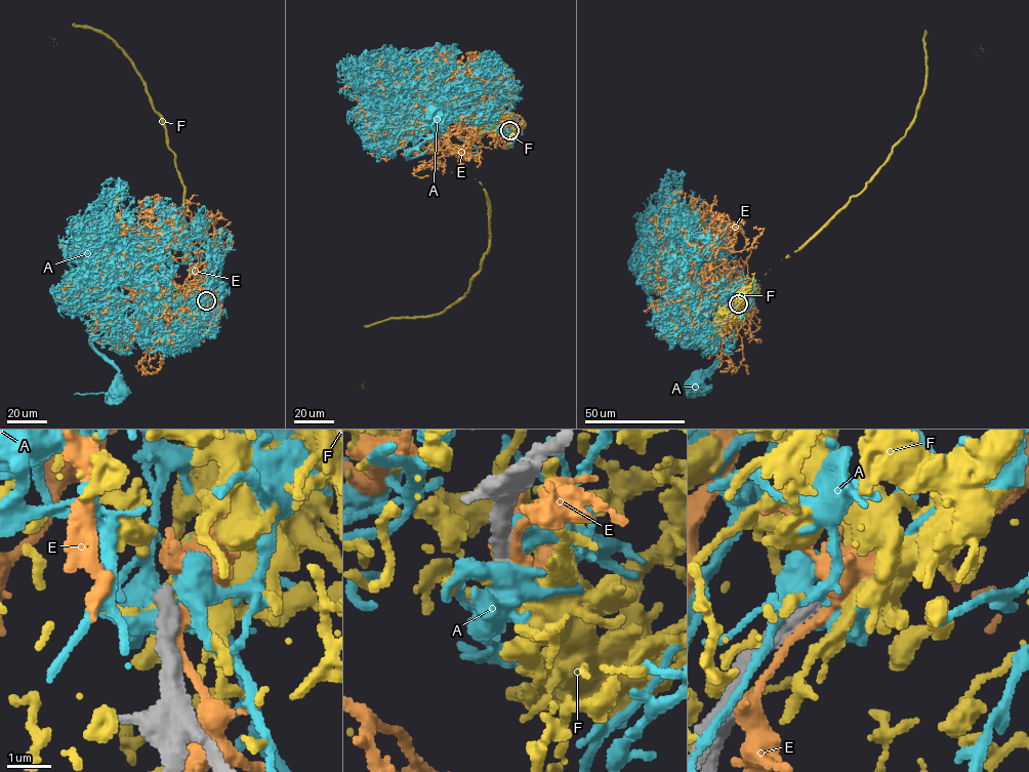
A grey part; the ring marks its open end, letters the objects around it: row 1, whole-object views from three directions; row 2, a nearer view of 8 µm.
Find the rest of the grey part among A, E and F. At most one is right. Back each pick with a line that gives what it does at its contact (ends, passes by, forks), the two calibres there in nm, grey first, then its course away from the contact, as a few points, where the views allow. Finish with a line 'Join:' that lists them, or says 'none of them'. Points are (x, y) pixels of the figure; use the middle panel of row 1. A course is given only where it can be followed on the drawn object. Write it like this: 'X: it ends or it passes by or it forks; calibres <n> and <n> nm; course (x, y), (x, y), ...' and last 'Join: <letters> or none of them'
Join: none of them

